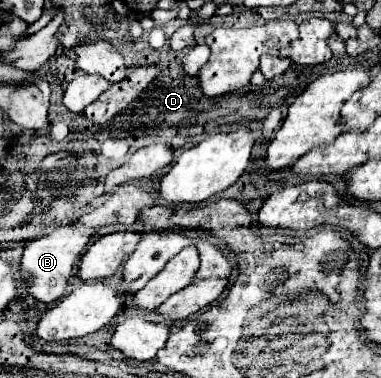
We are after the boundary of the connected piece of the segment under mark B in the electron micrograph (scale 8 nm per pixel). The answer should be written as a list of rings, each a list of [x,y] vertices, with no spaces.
[[[67,224],[67,226],[59,226],[55,228],[51,234],[39,238],[39,240],[31,240],[25,246],[25,252],[21,256],[21,278],[25,282],[25,286],[29,288],[29,294],[39,300],[39,302],[55,302],[63,296],[65,286],[69,282],[69,278],[73,276],[79,258],[85,254],[89,242],[93,240],[93,230],[81,226],[81,224]]]

